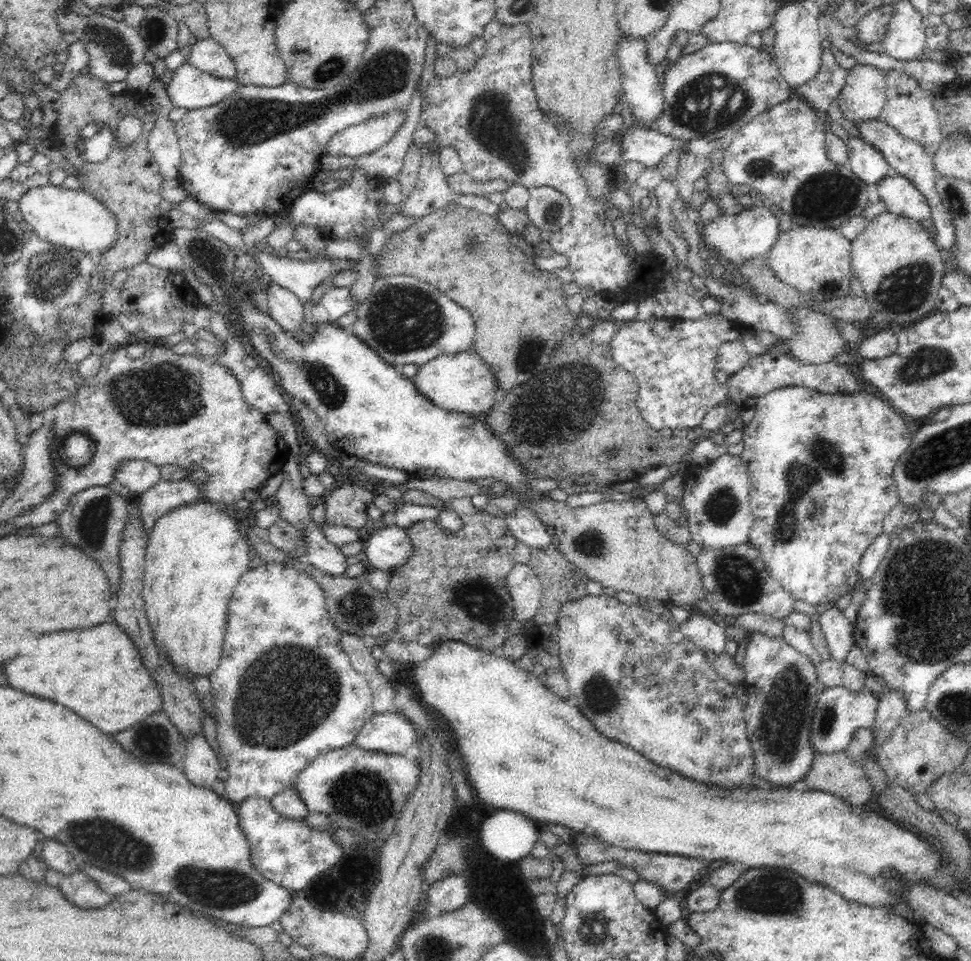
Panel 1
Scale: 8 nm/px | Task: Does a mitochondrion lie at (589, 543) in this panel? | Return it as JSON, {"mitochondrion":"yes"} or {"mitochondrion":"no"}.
{"mitochondrion":"yes"}

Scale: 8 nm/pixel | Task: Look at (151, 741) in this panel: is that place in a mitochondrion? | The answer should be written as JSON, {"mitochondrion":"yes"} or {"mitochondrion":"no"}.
{"mitochondrion":"yes"}

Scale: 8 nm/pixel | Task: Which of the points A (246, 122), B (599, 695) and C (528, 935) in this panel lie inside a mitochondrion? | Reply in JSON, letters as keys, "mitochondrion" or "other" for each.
{"A":"mitochondrion","B":"mitochondrion","C":"other"}

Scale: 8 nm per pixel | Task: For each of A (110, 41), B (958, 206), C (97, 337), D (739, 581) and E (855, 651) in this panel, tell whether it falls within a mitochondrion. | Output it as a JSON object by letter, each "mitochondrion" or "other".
{"A":"mitochondrion","B":"mitochondrion","C":"other","D":"mitochondrion","E":"other"}

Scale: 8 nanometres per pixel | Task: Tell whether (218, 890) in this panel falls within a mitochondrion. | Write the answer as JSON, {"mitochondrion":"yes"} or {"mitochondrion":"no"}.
{"mitochondrion":"yes"}

